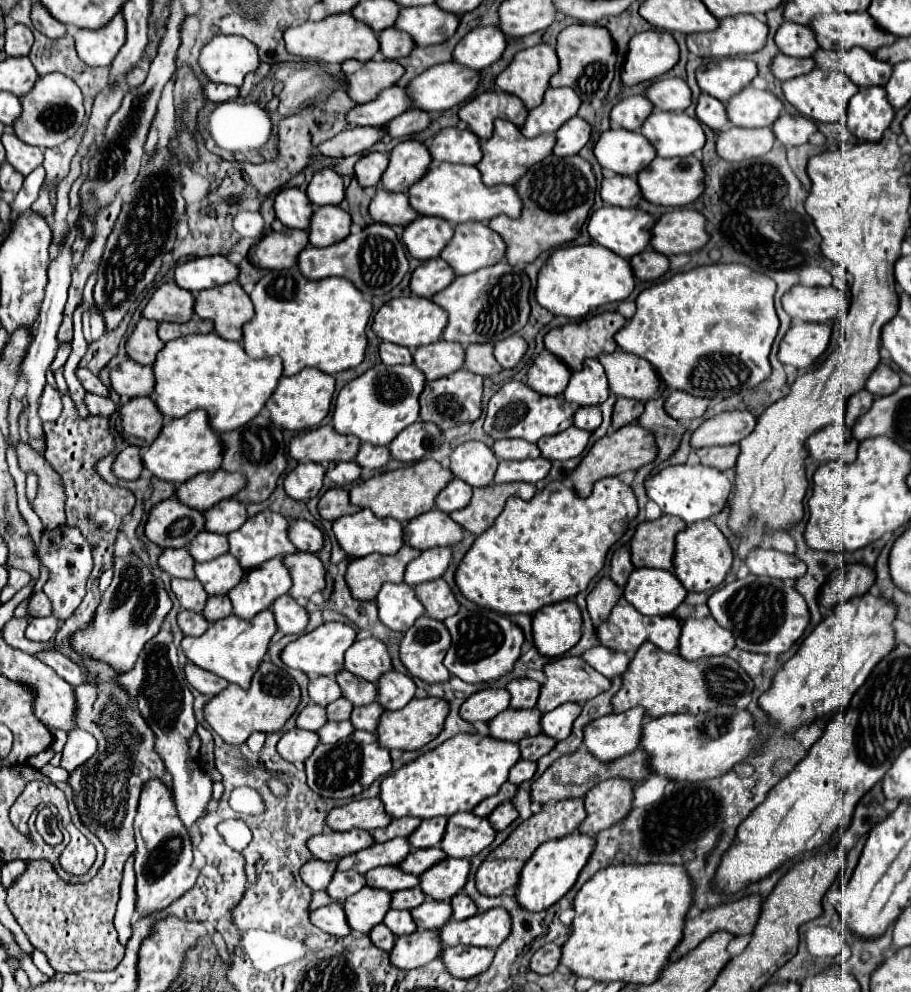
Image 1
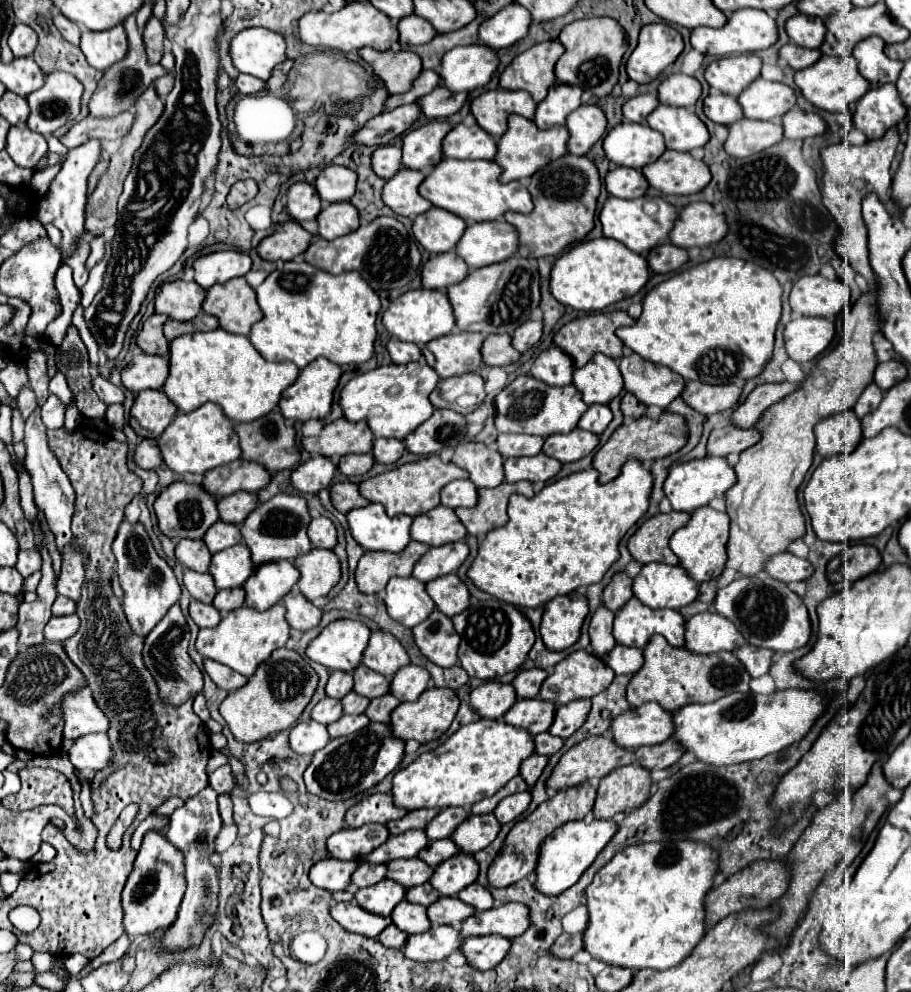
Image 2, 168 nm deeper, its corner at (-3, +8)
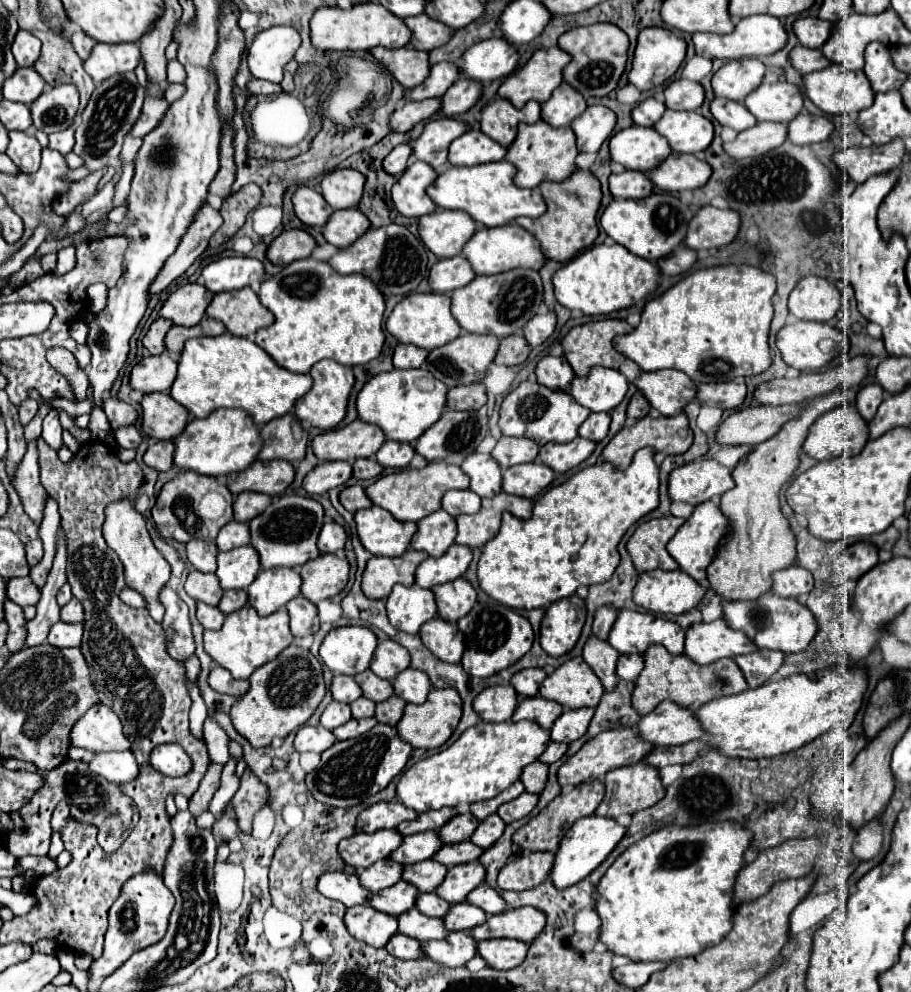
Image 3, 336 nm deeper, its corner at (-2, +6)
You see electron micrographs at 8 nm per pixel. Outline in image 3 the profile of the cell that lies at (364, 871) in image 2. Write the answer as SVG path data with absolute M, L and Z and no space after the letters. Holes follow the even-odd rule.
M385 858L369 868L359 872L359 882L369 890L369 892L379 892L383 888L393 886L395 882L401 880L401 864L395 864L393 860Z

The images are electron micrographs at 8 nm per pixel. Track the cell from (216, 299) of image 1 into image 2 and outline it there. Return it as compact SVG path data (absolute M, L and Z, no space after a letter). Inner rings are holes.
M244 278L212 286L206 292L202 308L206 314L212 314L220 320L220 328L242 336L248 336L252 324L264 316L256 302L254 290Z

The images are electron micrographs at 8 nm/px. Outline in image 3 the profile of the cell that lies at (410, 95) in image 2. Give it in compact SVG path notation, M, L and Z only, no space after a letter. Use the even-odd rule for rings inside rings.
M439 62L435 66L431 66L431 72L427 76L427 80L409 90L409 94L405 94L407 100L425 100L425 98L439 98L445 94L445 90L459 78L459 70L455 64L451 62Z

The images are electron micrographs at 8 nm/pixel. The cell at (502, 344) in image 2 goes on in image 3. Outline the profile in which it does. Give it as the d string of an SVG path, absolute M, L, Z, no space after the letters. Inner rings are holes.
M507 336L501 340L497 356L495 356L495 364L505 364L505 366L517 366L523 364L527 354L527 342L523 336Z

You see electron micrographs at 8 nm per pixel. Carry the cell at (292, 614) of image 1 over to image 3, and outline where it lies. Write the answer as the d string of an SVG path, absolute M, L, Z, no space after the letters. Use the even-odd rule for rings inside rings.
M299 594L299 598L293 598L287 604L287 610L289 610L289 618L291 618L293 636L307 636L307 634L315 634L319 630L317 608L303 594Z

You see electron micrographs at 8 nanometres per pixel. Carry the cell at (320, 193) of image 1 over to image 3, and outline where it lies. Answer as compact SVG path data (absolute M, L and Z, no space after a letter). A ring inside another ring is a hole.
M337 168L323 176L321 194L333 210L353 208L361 200L363 184L365 184L365 176L361 172Z

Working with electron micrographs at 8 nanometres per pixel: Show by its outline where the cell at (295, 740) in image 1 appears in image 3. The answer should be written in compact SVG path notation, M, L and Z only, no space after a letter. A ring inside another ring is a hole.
M301 726L295 734L295 750L297 752L323 752L331 744L335 744L335 736L323 726Z

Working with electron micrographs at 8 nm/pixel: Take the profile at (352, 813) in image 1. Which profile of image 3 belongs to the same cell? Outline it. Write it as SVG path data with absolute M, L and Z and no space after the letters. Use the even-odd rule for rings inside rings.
M377 802L365 808L357 818L357 830L375 832L379 828L397 828L405 820L415 820L417 812L405 808L401 802Z

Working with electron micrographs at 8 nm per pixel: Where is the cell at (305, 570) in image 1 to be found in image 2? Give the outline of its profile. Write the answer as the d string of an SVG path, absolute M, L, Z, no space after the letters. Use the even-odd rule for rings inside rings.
M312 548L308 554L294 560L300 570L300 592L312 602L320 596L326 596L340 580L340 562L332 550Z

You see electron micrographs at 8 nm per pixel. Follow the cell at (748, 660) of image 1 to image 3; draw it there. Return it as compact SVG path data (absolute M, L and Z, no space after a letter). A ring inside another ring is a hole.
M755 650L751 654L737 656L735 662L739 664L749 688L759 688L769 680L771 674L779 670L779 666L783 664L783 652Z

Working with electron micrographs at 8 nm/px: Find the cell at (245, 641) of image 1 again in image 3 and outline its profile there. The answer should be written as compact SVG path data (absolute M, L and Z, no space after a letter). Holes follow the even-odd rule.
M245 606L243 610L225 616L225 624L219 630L215 632L205 630L203 640L205 640L205 652L219 666L227 668L235 678L249 678L255 668L275 660L277 654L291 644L293 634L289 630L289 614L285 610L277 610L275 614L261 618L255 608Z

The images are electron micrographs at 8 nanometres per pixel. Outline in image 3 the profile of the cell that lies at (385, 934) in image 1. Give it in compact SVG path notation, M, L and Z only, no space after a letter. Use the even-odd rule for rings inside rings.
M393 934L393 938L387 942L385 950L401 960L413 960L423 956L421 952L421 942L417 942L415 938L403 936L403 934Z

